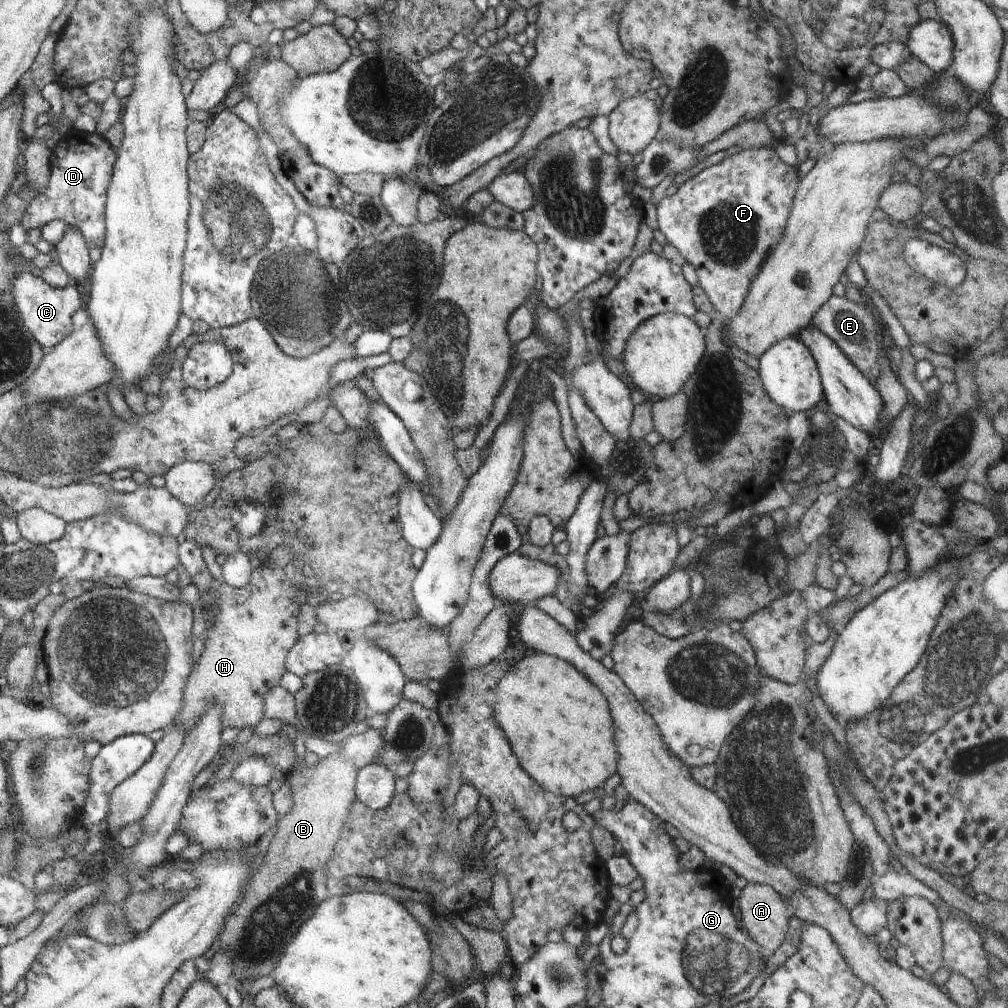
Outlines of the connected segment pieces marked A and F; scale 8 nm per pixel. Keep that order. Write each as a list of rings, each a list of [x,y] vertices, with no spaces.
[[[748,883],[736,901],[735,908],[742,928],[764,953],[771,954],[781,946],[788,930],[788,920],[792,914],[788,904],[778,892],[767,885]]]
[[[749,148],[702,170],[679,186],[676,194],[666,196],[656,206],[658,231],[694,266],[699,288],[722,319],[730,320],[737,314],[768,252],[780,241],[799,186],[797,172],[796,168],[781,162],[772,149]]]

